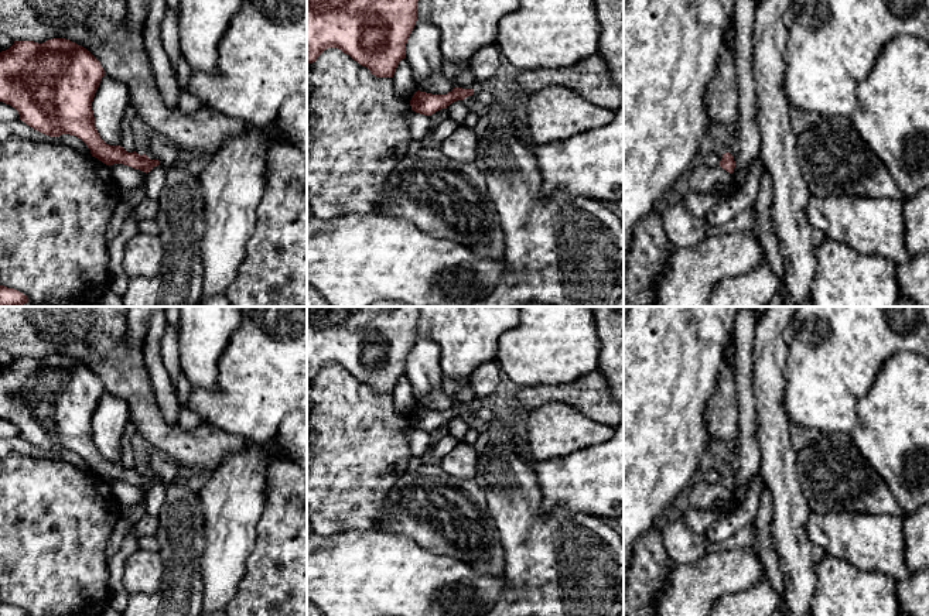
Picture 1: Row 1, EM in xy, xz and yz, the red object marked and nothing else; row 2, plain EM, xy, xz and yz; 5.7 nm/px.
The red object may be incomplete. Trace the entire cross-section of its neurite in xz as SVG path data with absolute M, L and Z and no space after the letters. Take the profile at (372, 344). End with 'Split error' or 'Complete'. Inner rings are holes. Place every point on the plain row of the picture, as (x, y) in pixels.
M307 307L307 381L315 379L325 366L338 365L376 394L393 394L399 379L406 374L406 360L417 338L417 318L416 307Z. Complete

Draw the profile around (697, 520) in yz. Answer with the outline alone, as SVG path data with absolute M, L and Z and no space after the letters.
M734 489L731 492L731 496L725 500L727 503L727 511L715 510L713 506L704 509L704 510L693 510L690 509L686 514L683 514L683 519L687 524L687 527L700 535L704 535L707 528L717 520L723 519L725 514L730 516L737 507L738 502L734 496Z

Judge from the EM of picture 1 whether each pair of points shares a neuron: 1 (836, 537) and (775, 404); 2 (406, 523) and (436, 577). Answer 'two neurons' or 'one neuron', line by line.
1: two neurons
2: two neurons

